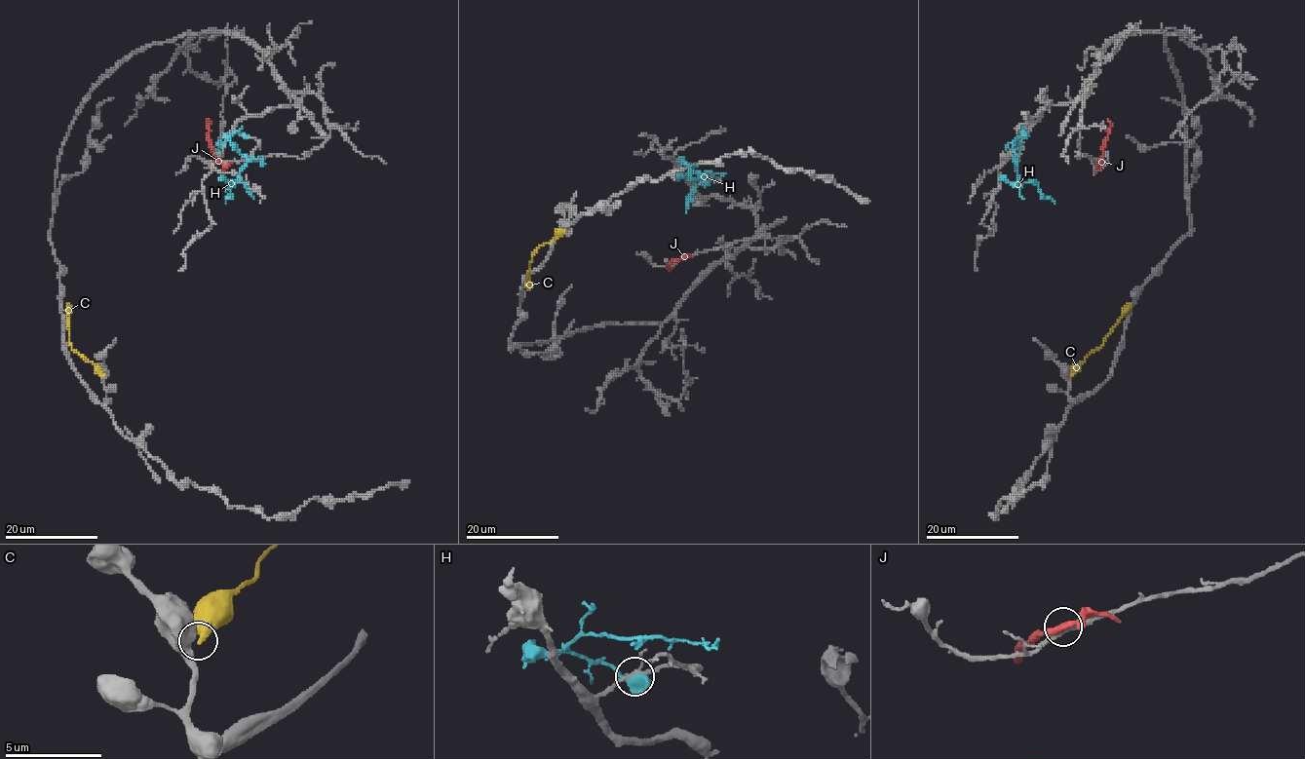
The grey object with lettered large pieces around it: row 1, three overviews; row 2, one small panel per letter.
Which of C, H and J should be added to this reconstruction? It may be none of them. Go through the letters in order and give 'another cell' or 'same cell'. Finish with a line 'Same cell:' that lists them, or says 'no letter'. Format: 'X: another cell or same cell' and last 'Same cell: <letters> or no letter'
C: another cell
H: another cell
J: another cell
Same cell: no letter

